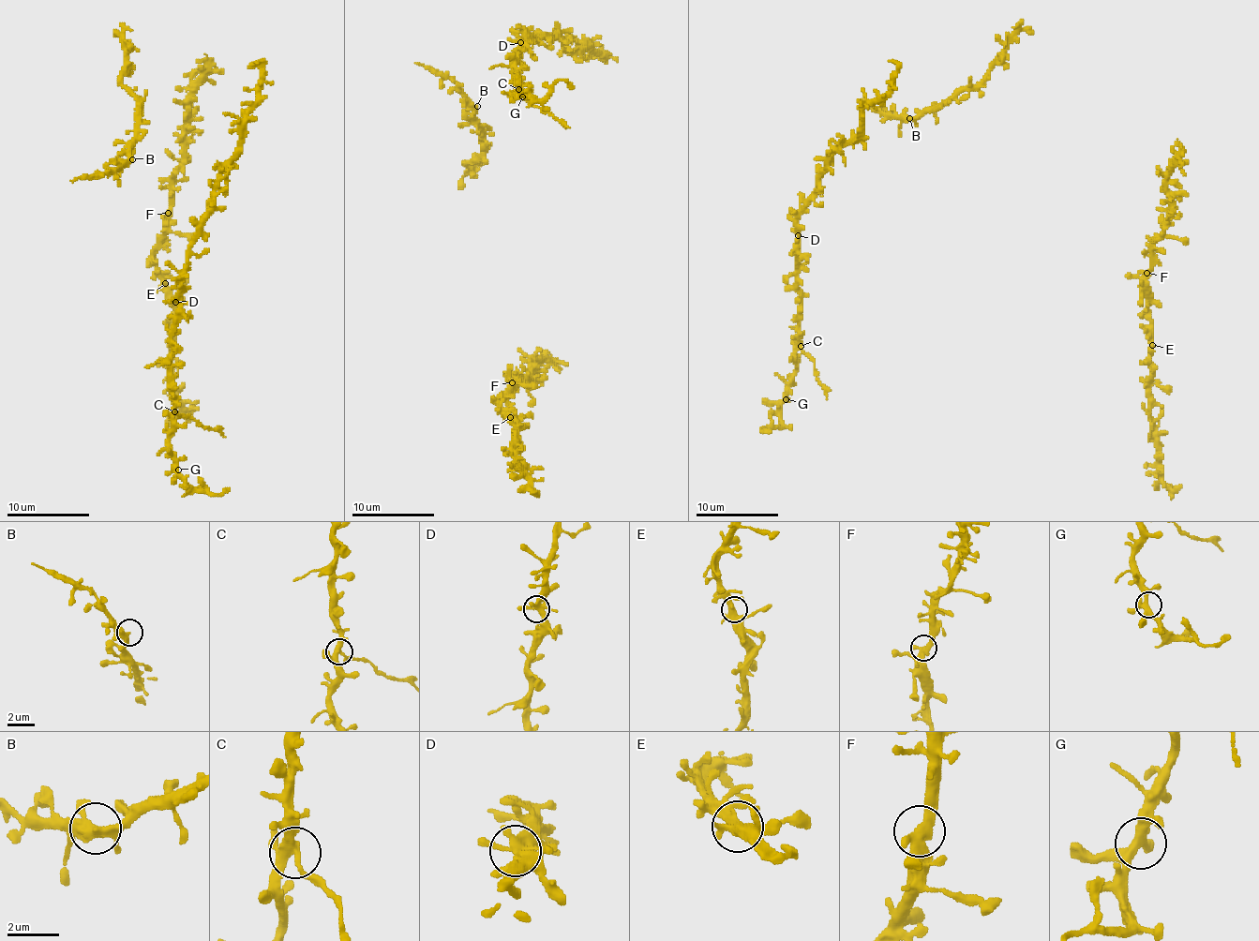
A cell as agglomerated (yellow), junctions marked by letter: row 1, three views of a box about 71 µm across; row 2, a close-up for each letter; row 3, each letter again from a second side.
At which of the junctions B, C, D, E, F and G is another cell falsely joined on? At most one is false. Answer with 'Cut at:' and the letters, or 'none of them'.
Cut at: C

